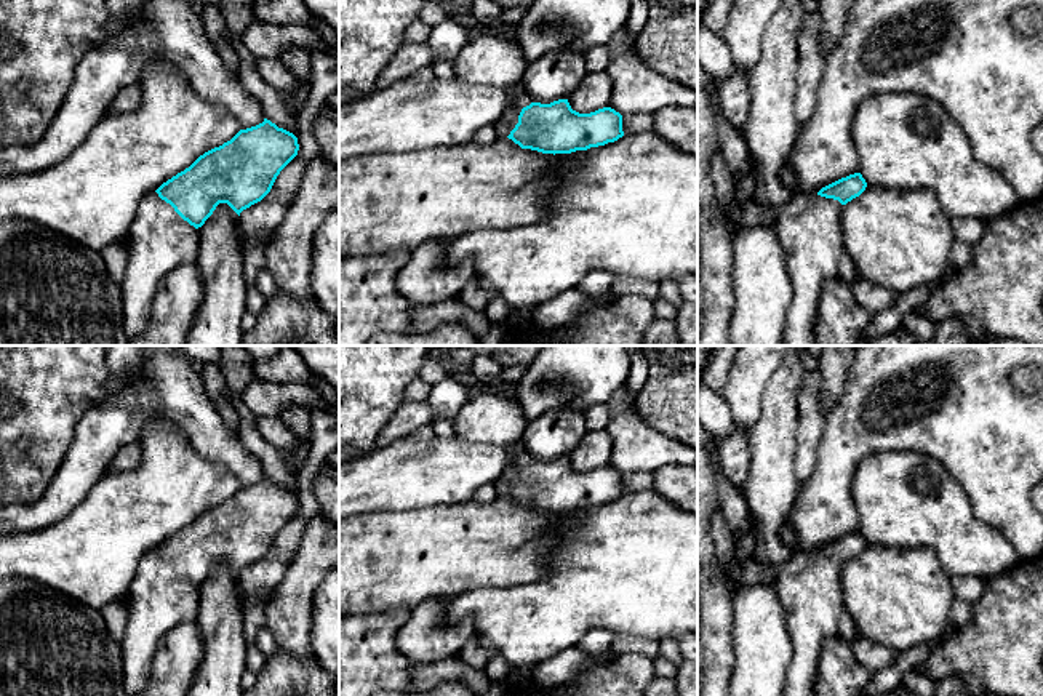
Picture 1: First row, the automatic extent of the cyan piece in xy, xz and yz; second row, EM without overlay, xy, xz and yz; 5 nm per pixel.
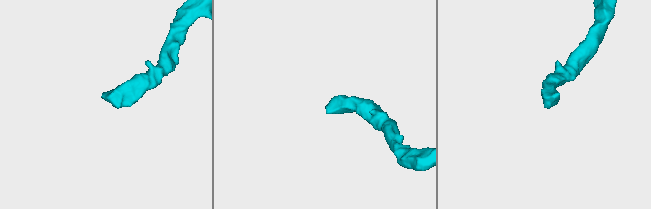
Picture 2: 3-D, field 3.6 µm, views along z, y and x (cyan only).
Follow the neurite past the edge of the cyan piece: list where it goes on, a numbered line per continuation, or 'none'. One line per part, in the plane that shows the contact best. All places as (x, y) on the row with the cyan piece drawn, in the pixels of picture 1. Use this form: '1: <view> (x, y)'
1: xy (159, 240)

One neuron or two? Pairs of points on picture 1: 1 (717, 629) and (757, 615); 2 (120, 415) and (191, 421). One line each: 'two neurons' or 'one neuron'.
1: two neurons
2: one neuron

